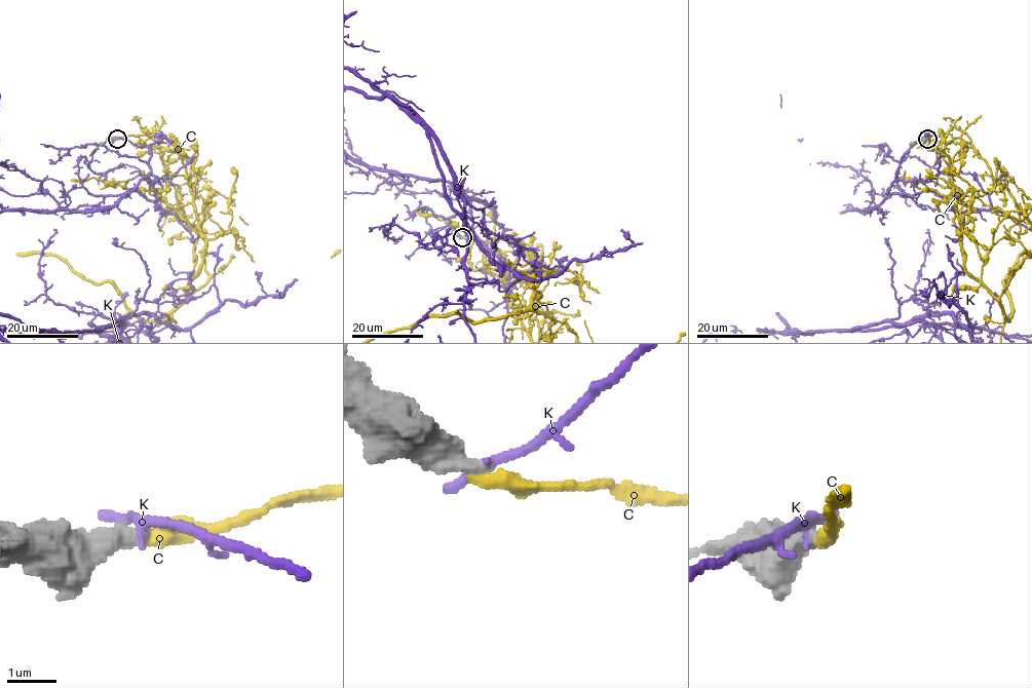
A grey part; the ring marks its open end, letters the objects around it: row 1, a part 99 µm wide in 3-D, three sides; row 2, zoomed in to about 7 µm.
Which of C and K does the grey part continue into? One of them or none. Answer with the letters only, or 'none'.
C

